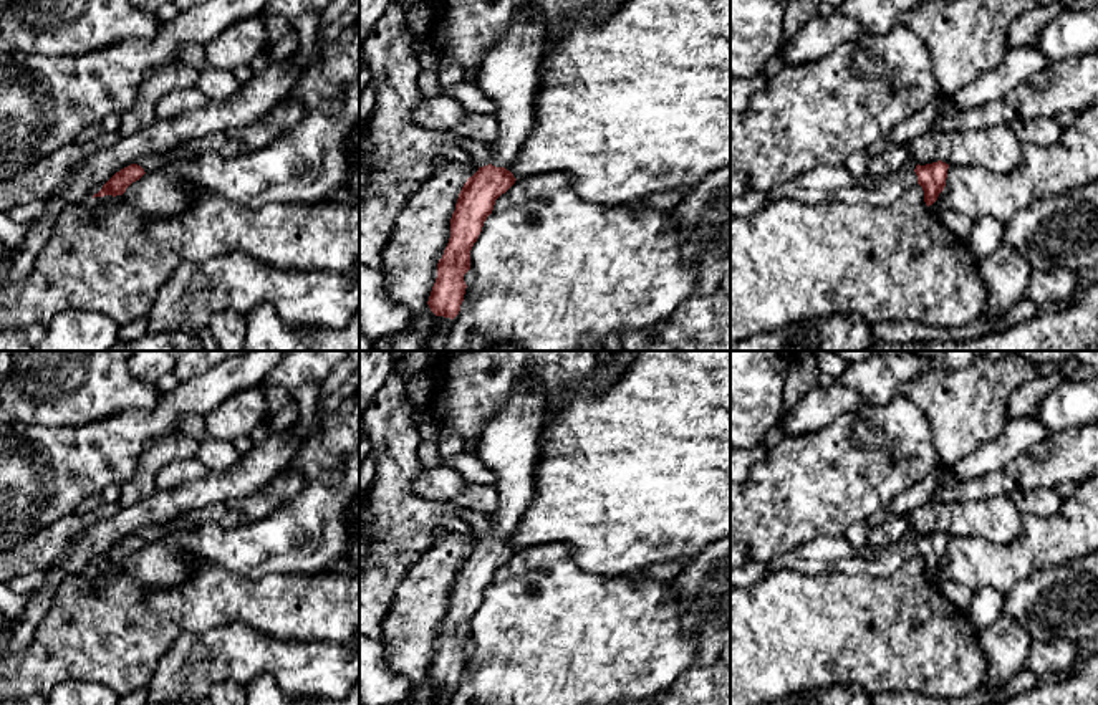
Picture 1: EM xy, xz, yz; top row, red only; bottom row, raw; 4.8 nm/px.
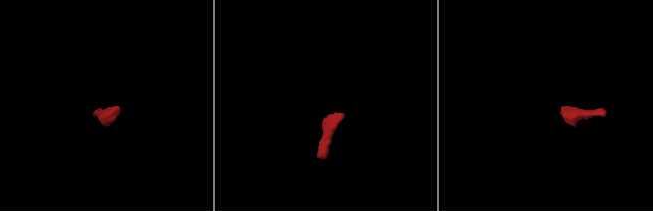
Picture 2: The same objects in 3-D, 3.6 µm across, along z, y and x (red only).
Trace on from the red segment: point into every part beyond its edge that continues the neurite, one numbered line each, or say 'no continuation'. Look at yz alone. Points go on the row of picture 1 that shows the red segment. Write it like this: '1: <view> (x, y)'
1: yz (825, 184)

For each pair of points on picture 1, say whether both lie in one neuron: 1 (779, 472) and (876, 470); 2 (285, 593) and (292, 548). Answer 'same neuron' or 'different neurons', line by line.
1: same neuron
2: different neurons

